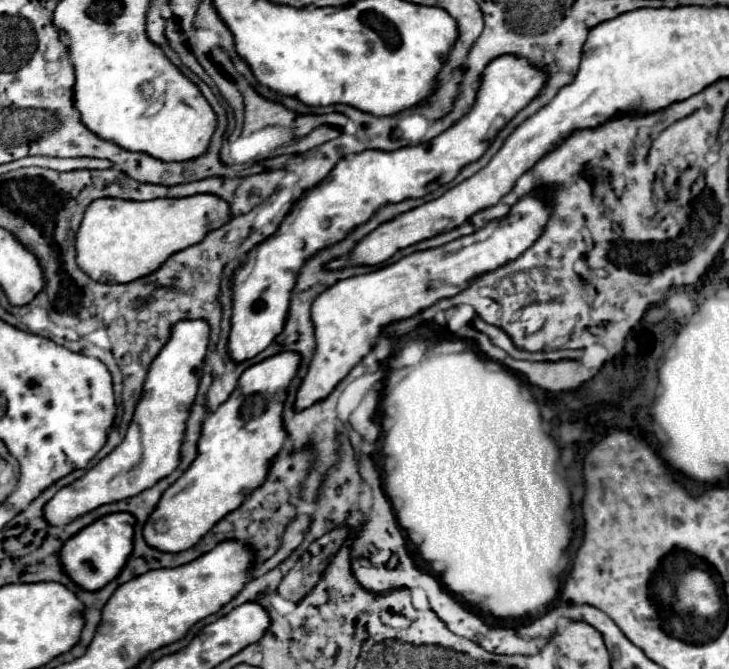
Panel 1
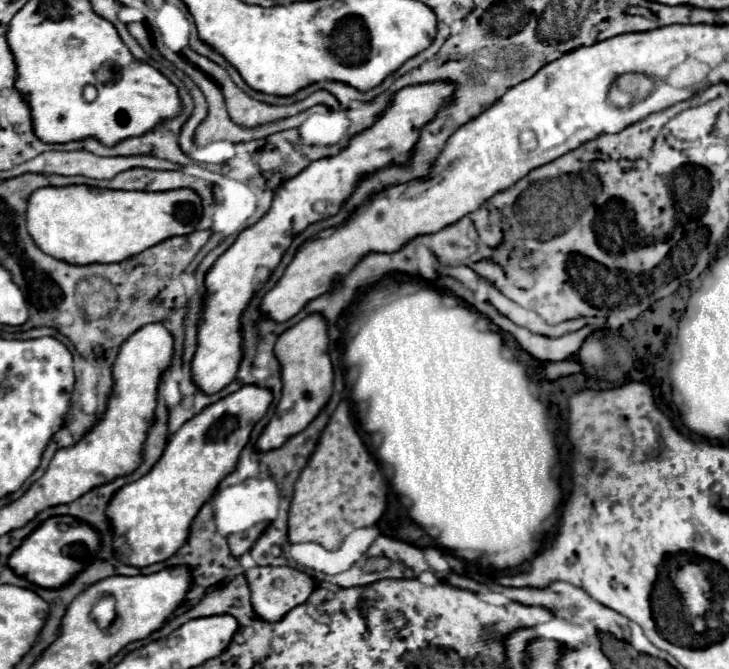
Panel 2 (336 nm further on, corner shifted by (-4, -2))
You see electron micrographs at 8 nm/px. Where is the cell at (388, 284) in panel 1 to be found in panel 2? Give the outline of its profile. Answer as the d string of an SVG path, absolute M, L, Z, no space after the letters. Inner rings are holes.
M310 314L296 326L288 328L274 344L274 354L280 362L280 378L282 378L282 398L276 406L276 412L270 424L264 428L256 442L256 450L268 452L280 448L288 438L300 434L322 410L322 406L332 396L332 364L326 356L328 350L328 334L326 322L320 314Z

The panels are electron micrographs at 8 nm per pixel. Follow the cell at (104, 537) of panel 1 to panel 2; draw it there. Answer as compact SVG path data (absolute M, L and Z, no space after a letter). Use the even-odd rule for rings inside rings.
M52 516L44 520L8 558L8 566L28 582L42 588L60 588L84 570L98 552L98 534L72 516Z

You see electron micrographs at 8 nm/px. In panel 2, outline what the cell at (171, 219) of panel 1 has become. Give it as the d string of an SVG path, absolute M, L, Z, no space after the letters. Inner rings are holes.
M46 186L28 198L28 234L48 256L68 264L122 262L170 236L196 230L202 216L200 196L190 188L166 192L106 190L92 186Z

